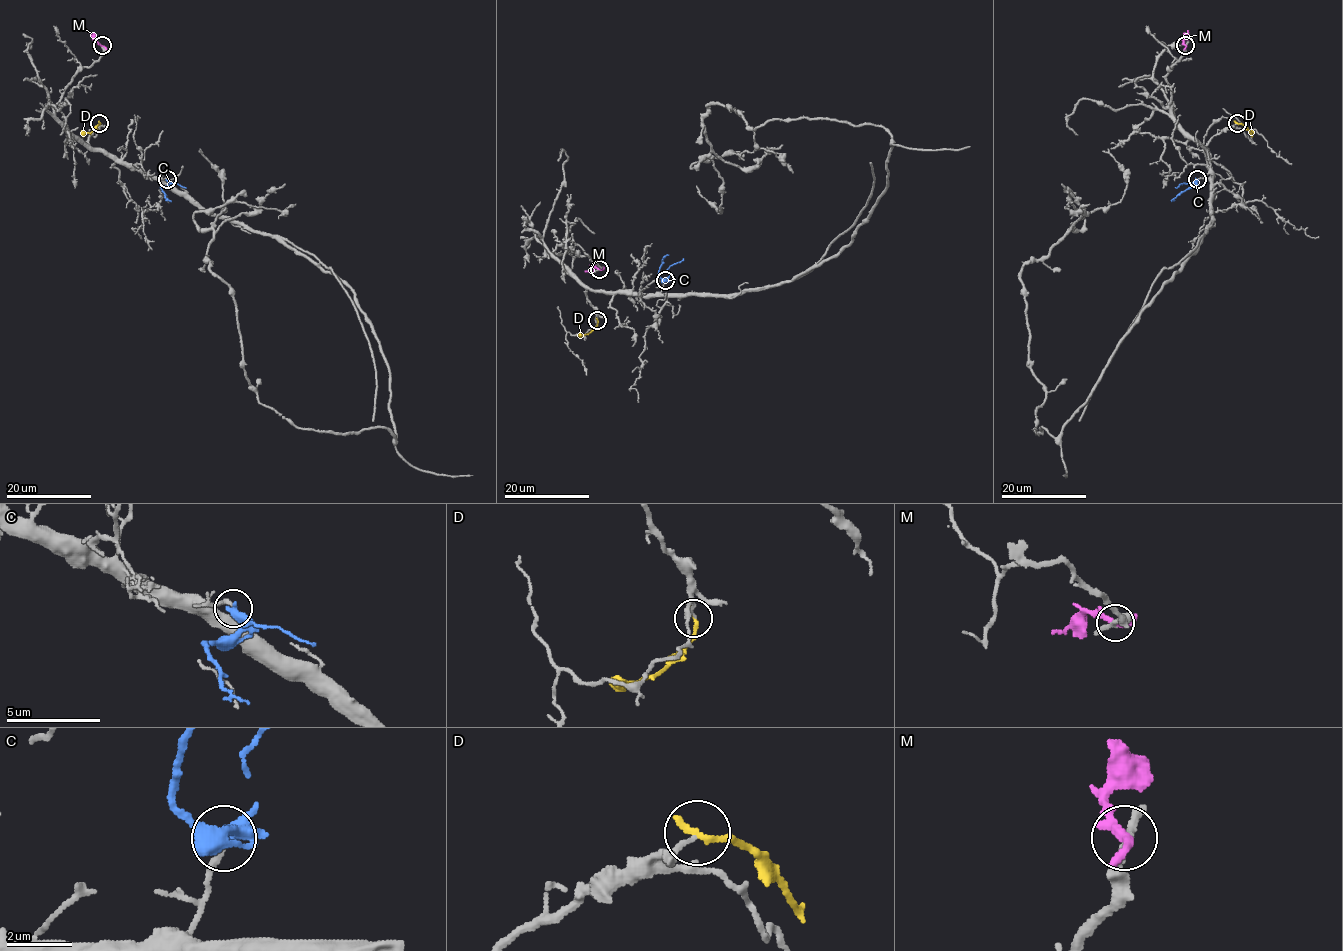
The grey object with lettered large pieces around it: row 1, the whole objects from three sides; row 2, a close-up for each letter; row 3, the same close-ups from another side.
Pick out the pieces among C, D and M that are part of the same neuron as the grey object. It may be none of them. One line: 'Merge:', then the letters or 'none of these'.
Merge: C

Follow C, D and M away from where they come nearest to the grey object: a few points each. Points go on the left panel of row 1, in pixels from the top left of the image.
C: (168, 180), (169, 184), (161, 187), (164, 197), (171, 201)
D: (100, 123), (90, 132), (81, 130)
M: (102, 45), (87, 30)

